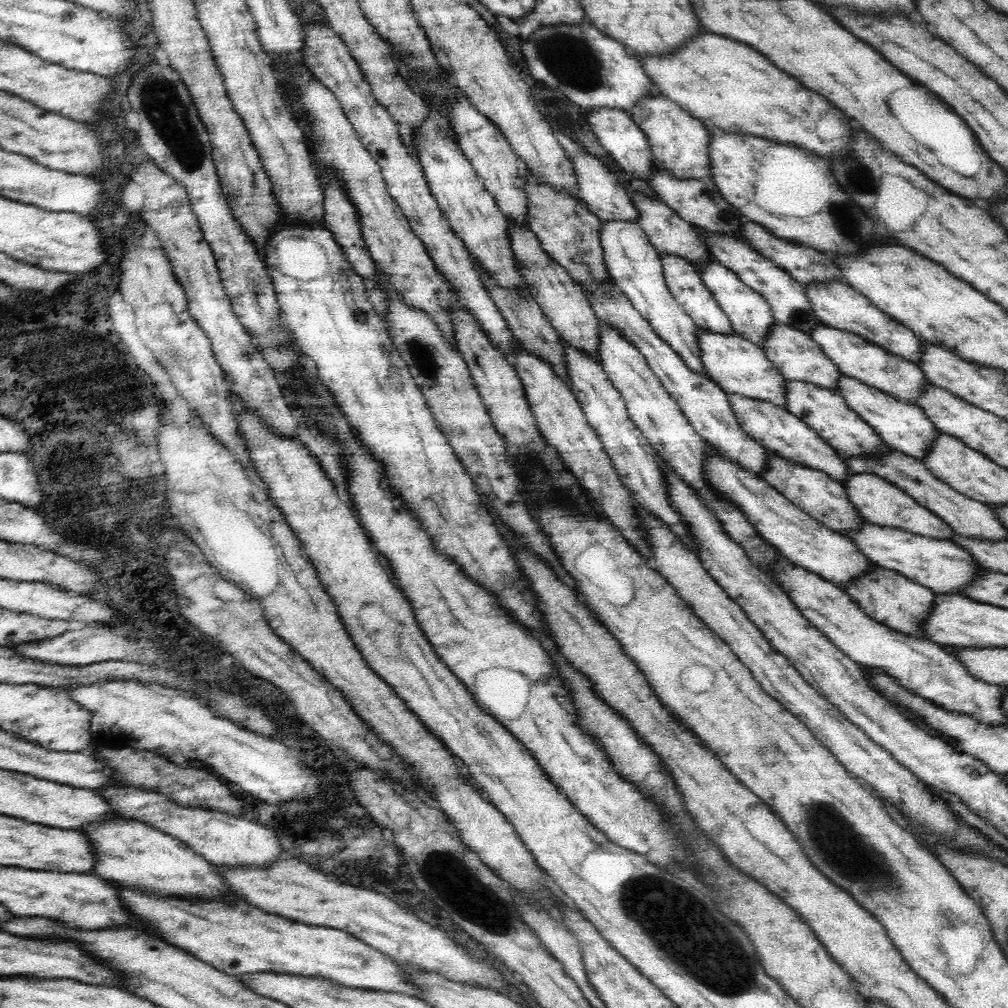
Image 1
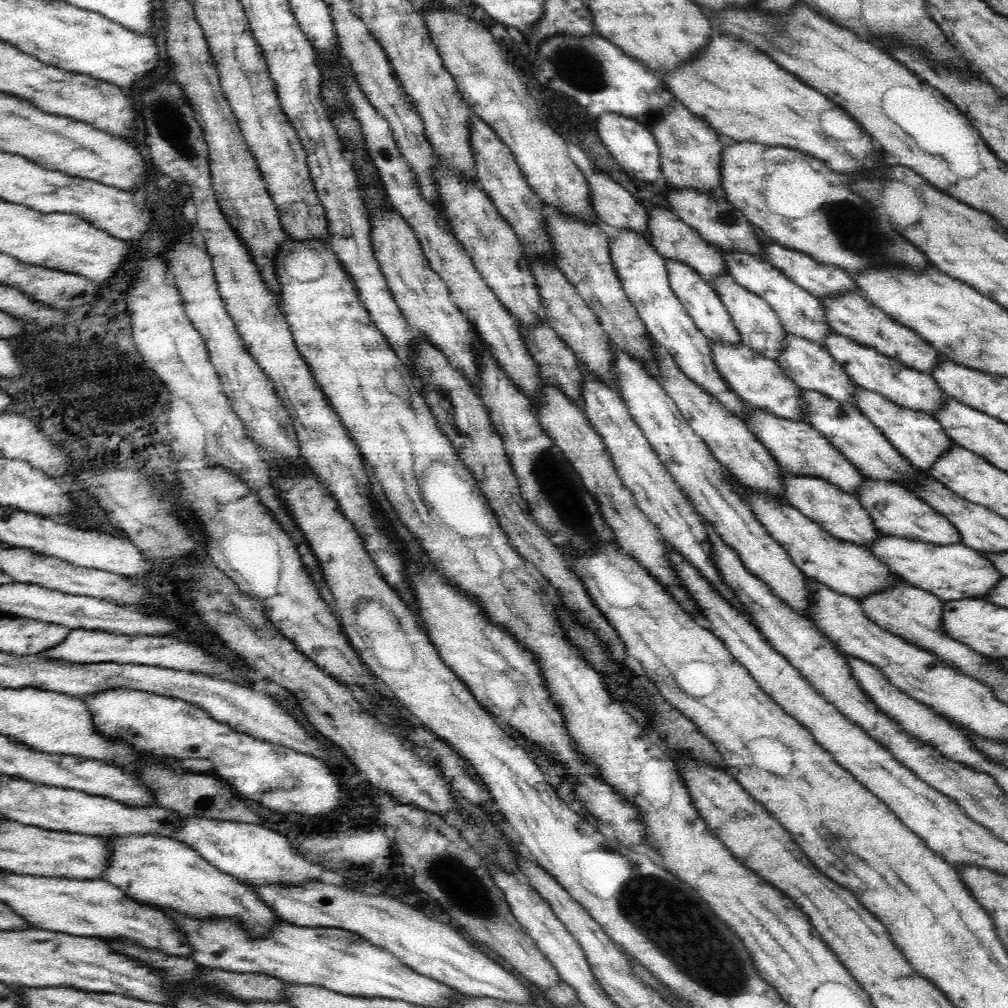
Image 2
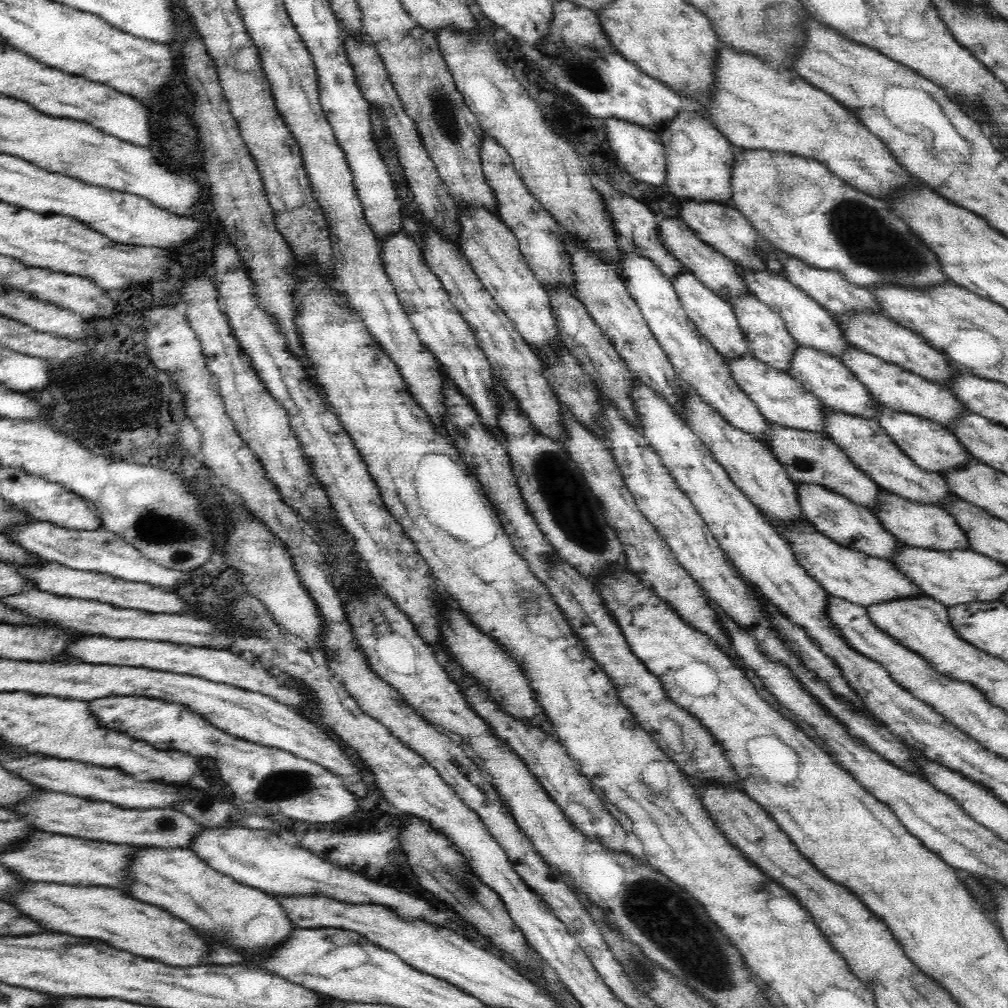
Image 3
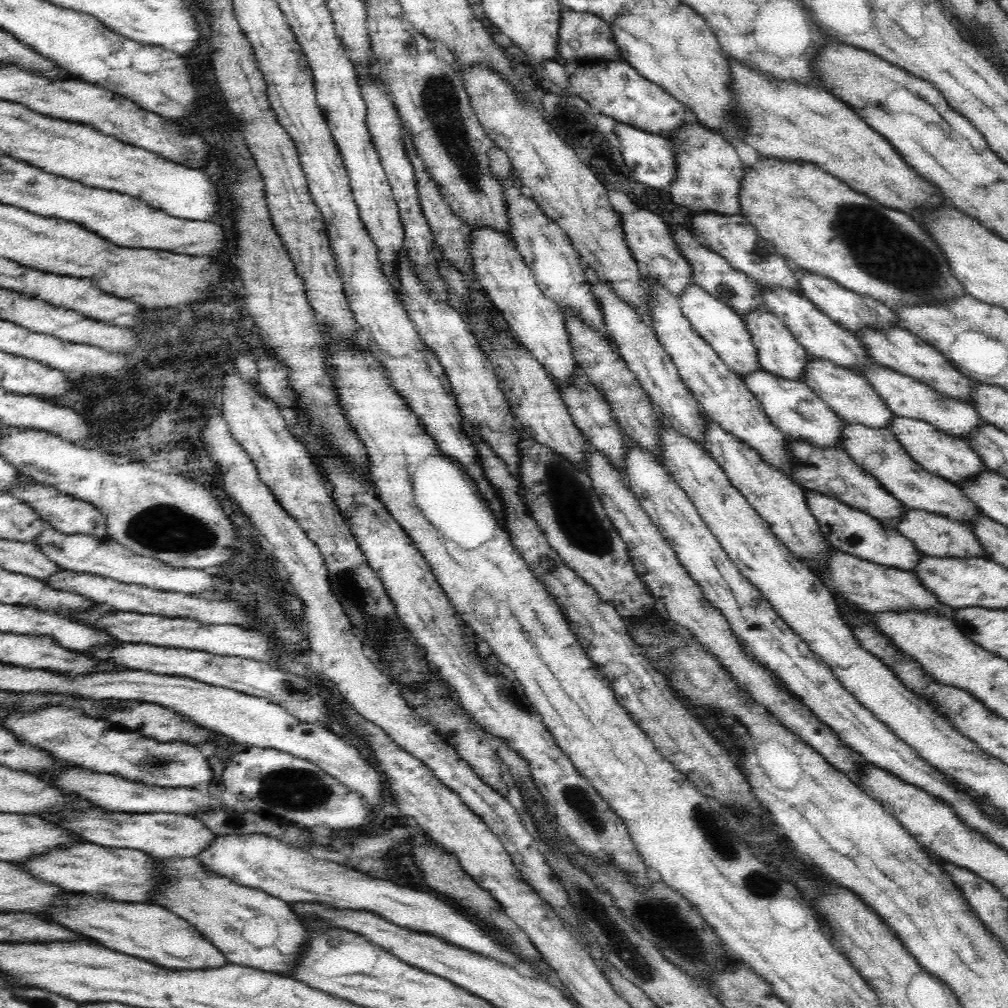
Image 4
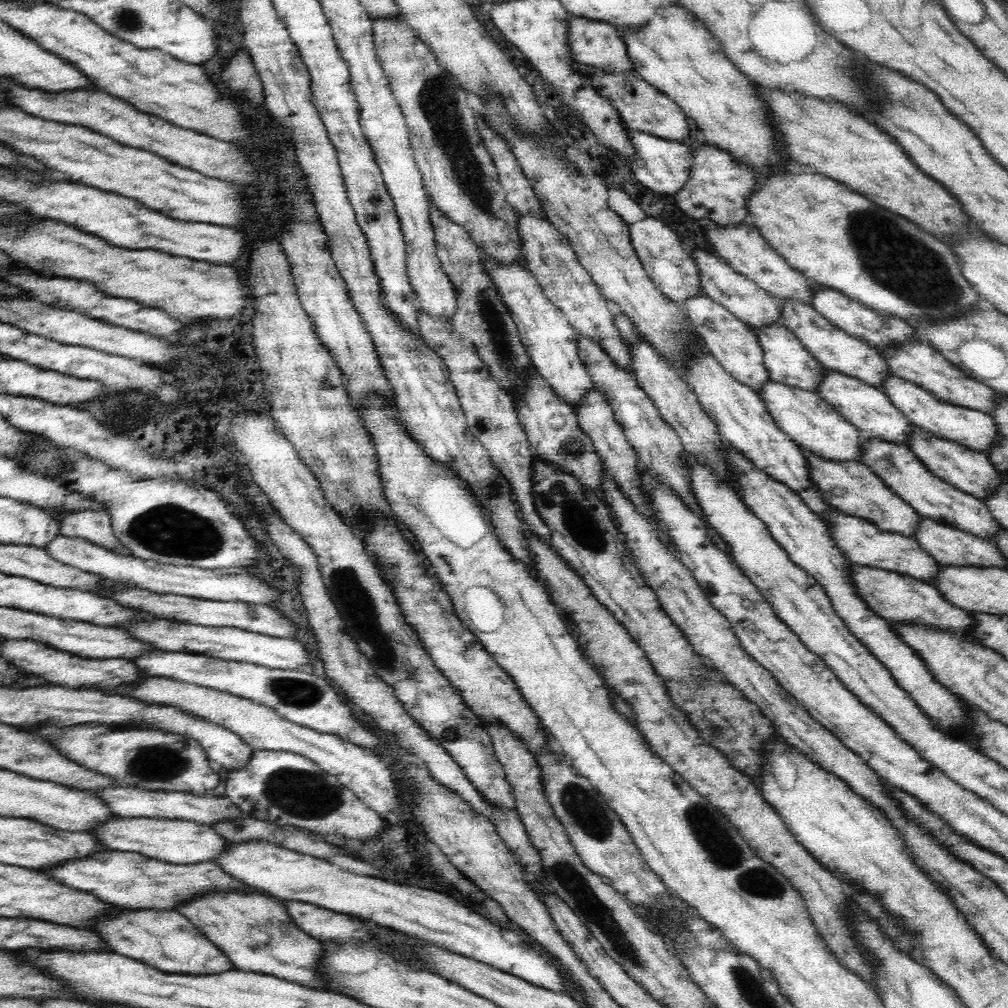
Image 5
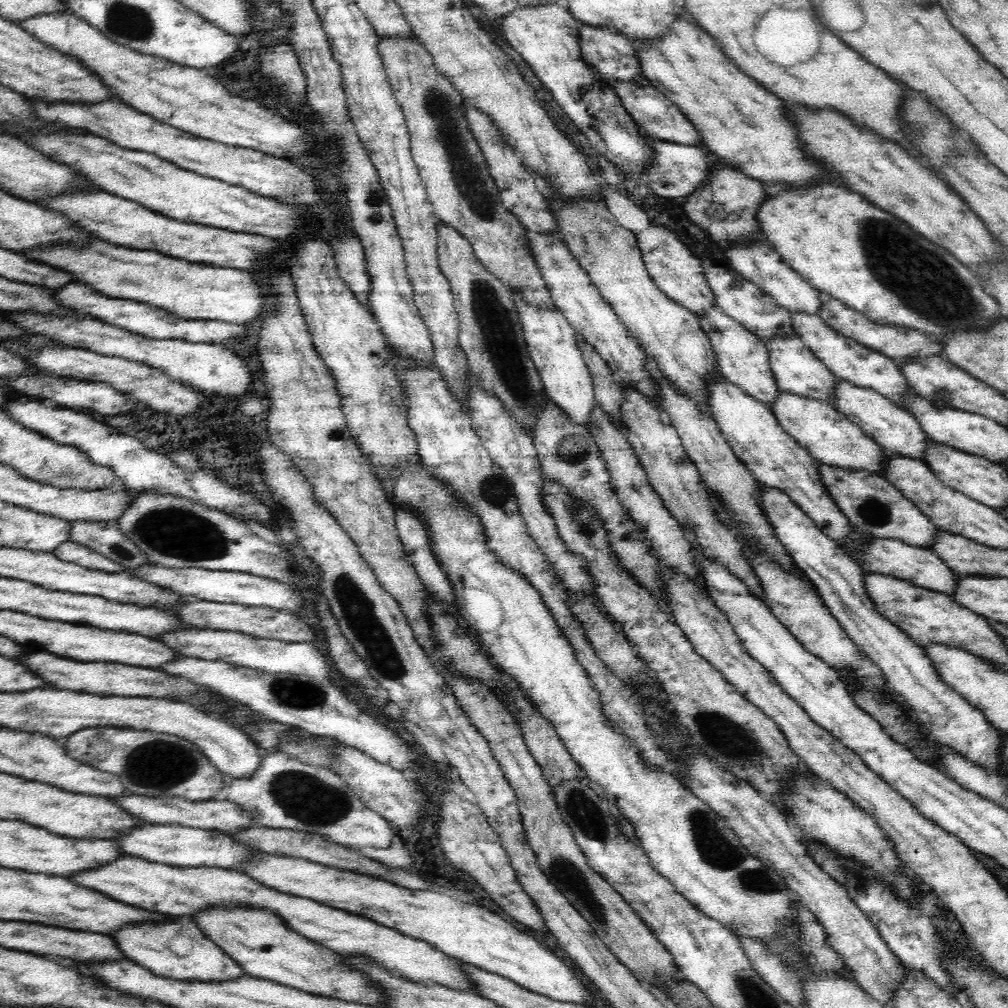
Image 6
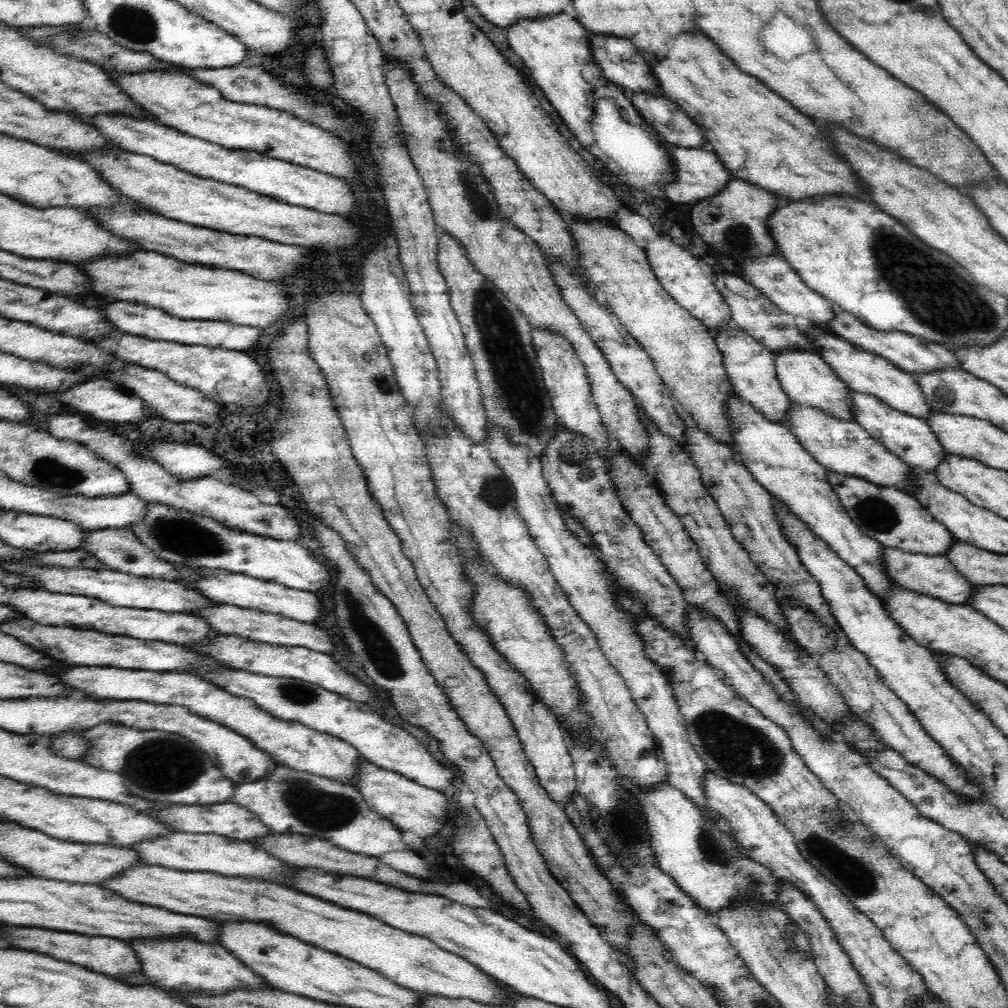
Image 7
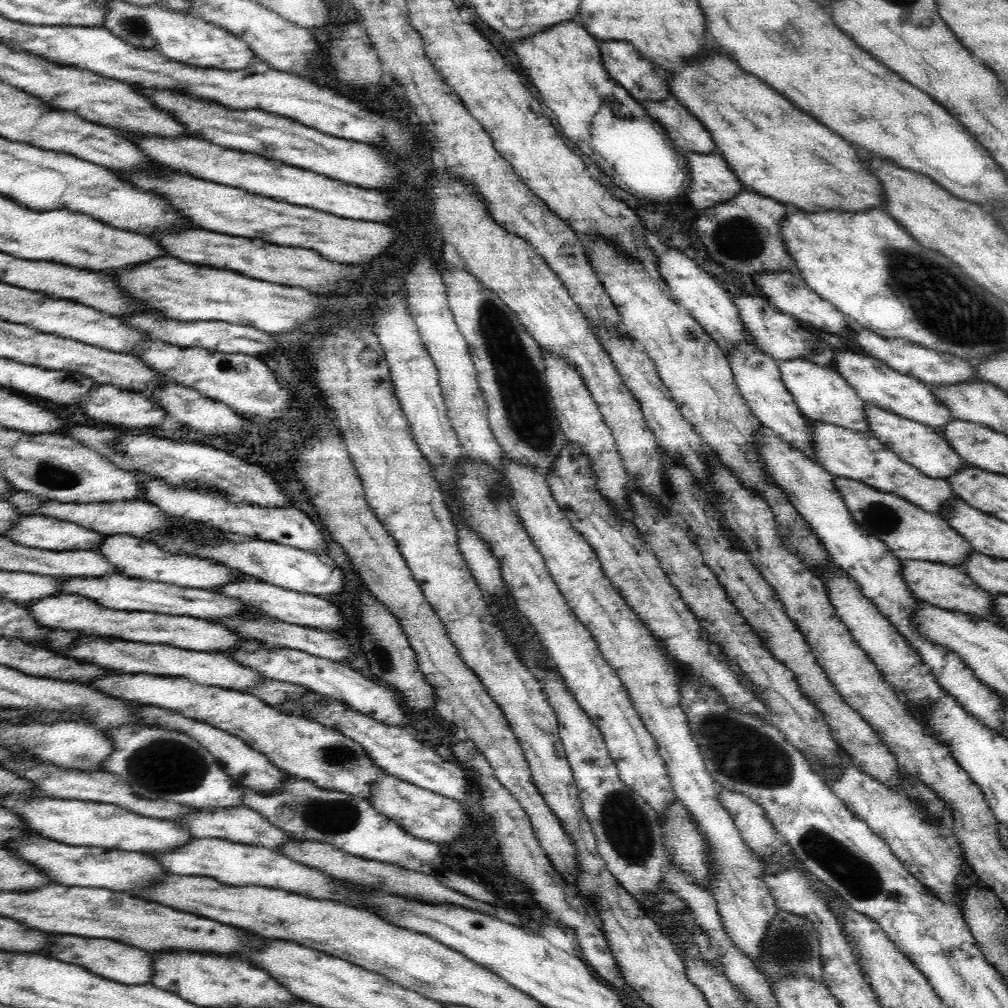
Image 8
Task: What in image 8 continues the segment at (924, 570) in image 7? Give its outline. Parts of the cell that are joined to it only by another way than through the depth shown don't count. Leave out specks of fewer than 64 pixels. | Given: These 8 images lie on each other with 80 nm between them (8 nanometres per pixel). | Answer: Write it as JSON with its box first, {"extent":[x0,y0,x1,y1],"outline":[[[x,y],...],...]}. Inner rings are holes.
{"extent":[901,560,1005,628],"outline":[[[901,560],[901,570],[908,589],[914,593],[916,599],[947,612],[976,616],[985,622],[992,622],[1005,628],[1004,619],[996,613],[995,598],[970,579],[964,569],[940,565],[932,561]]]}

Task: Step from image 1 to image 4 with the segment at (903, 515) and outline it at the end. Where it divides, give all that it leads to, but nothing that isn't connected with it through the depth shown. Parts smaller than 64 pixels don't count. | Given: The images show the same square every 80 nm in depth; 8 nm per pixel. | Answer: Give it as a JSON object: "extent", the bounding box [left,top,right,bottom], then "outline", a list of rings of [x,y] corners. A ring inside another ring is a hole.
{"extent":[895,509,992,559],"outline":[[[908,509],[895,529],[911,540],[916,550],[928,557],[954,557],[954,559],[984,557],[984,559],[992,559],[983,550],[970,526],[962,525],[958,521],[950,520],[948,517],[936,513]]]}

